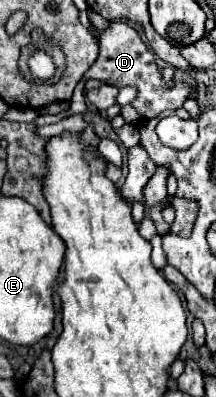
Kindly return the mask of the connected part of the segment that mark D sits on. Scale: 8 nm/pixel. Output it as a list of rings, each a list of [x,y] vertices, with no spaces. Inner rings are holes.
[[[112,22],[110,28],[106,32],[98,32],[100,34],[100,56],[98,60],[92,64],[90,72],[86,78],[96,78],[114,86],[136,86],[138,88],[138,98],[132,102],[132,106],[146,118],[156,118],[158,114],[166,112],[166,110],[178,110],[182,108],[184,100],[188,98],[188,94],[192,92],[190,84],[172,84],[166,86],[158,68],[156,68],[156,54],[150,46],[144,44],[144,40],[140,38],[140,34],[124,24],[124,22]]]

